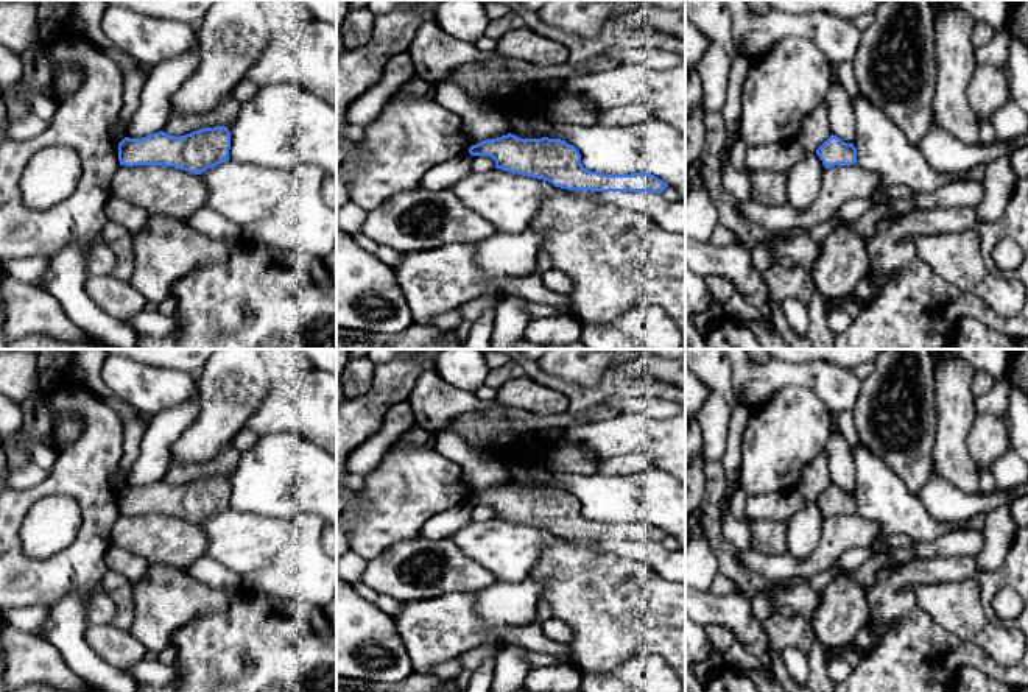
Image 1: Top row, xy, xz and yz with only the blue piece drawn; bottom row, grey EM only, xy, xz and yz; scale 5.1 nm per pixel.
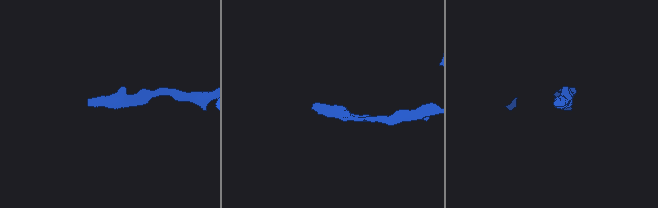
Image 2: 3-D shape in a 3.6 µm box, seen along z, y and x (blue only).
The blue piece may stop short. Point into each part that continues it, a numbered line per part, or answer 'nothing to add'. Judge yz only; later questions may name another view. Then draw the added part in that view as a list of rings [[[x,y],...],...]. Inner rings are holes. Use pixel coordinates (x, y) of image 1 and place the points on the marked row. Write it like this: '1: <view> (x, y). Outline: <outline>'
nothing to add

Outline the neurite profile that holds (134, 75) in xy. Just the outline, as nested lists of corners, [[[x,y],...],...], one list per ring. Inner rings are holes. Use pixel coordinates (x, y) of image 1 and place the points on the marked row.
[[[109,53],[112,59],[117,61],[123,72],[125,87],[123,87],[123,108],[120,112],[121,125],[125,128],[123,136],[128,137],[128,128],[131,126],[132,117],[140,106],[140,94],[143,84],[148,78],[146,72],[142,69],[143,64],[134,56],[126,53]]]

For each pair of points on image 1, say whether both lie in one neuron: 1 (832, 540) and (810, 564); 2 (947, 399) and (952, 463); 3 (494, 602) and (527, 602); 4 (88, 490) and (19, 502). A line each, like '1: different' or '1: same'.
1: same
2: same
3: same
4: same

